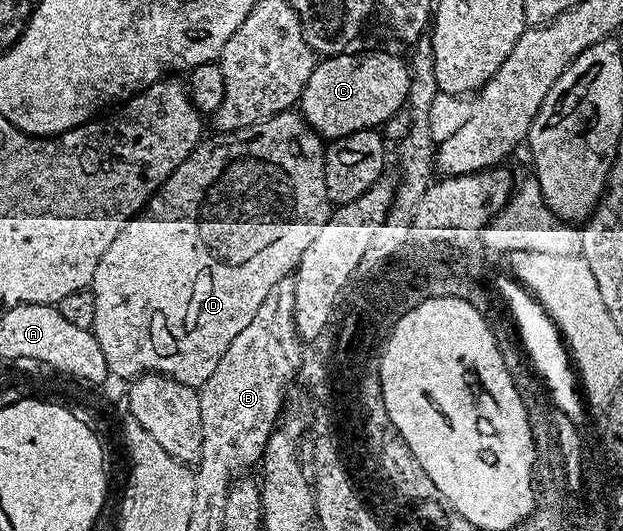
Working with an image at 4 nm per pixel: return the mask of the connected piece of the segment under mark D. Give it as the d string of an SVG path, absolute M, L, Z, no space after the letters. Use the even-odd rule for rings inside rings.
M289 111L279 113L270 119L266 119L262 123L254 123L250 127L242 127L238 131L230 131L229 133L217 132L215 136L216 138L205 136L203 140L201 140L200 144L196 147L196 151L190 154L189 157L164 180L164 184L152 194L143 212L135 217L128 218L128 221L122 227L122 231L118 231L118 239L114 239L114 243L110 243L110 247L106 249L106 255L102 255L102 259L98 261L98 268L94 271L94 279L90 286L90 292L93 295L94 301L94 323L91 327L91 331L102 347L102 355L106 355L108 372L113 378L128 377L127 379L135 379L145 373L163 373L164 376L172 377L183 385L202 387L208 382L210 375L214 375L214 367L218 367L218 363L222 359L222 355L226 355L230 343L234 343L234 339L238 339L238 335L242 335L242 327L249 325L254 319L254 315L258 315L258 307L262 307L262 303L266 303L266 299L271 295L274 291L274 287L281 279L289 276L289 274L295 270L302 259L302 255L306 251L306 247L310 247L310 243L314 243L314 238L318 236L318 231L322 231L324 224L329 221L330 202L327 195L326 179L324 178L324 154L326 145L322 140L321 134L317 133L316 130L304 120L299 112Z

